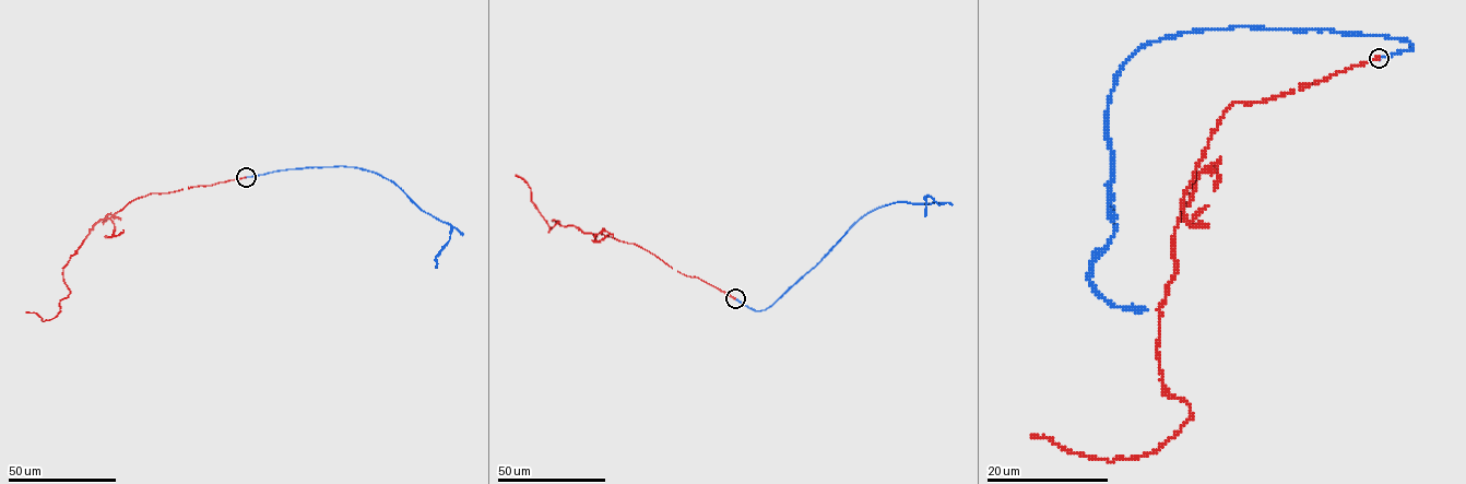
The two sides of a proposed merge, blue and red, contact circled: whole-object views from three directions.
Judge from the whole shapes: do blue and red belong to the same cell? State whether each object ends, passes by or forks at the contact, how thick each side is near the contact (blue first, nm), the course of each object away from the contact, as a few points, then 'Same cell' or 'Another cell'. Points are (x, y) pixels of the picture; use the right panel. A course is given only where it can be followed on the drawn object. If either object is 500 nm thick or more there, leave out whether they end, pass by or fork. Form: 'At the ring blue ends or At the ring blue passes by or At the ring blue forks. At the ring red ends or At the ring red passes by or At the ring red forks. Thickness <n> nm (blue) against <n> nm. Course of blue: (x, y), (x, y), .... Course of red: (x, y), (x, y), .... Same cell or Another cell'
At the ring blue ends. At the ring red ends. Thickness 150 nm (blue) against 140 nm. Course of blue: (1379, 57), (1414, 46), (1229, 26), (1145, 44), (1119, 69), (1114, 234), (1090, 281), (1148, 310). Course of red: (1379, 57), (1225, 111), (1159, 309), (1161, 385), (1189, 404), (1181, 427), (1111, 461), (1032, 435). Another cell

